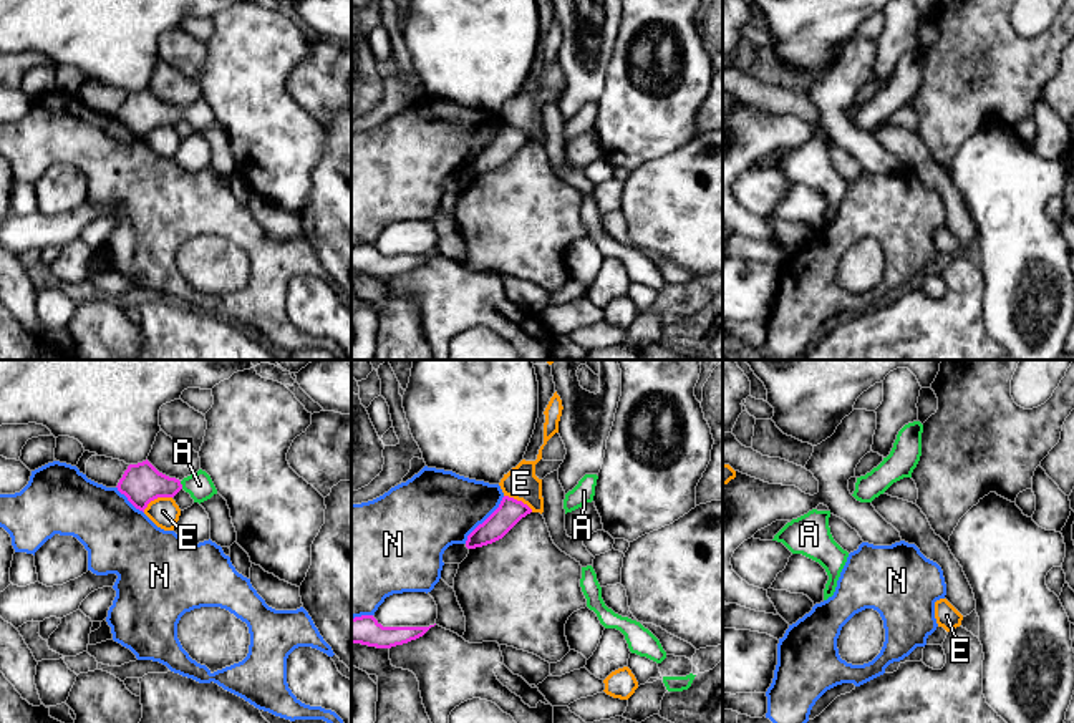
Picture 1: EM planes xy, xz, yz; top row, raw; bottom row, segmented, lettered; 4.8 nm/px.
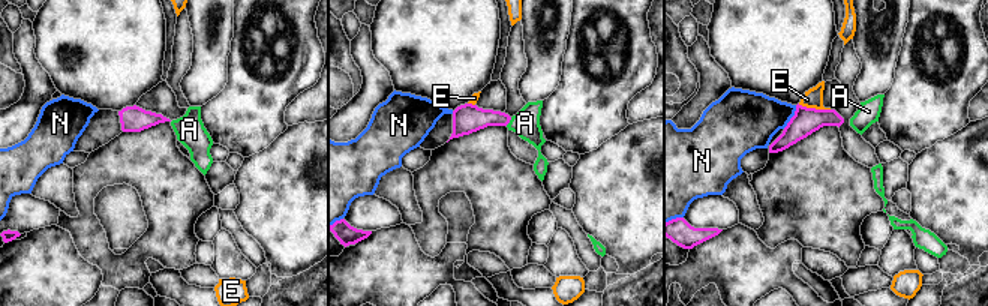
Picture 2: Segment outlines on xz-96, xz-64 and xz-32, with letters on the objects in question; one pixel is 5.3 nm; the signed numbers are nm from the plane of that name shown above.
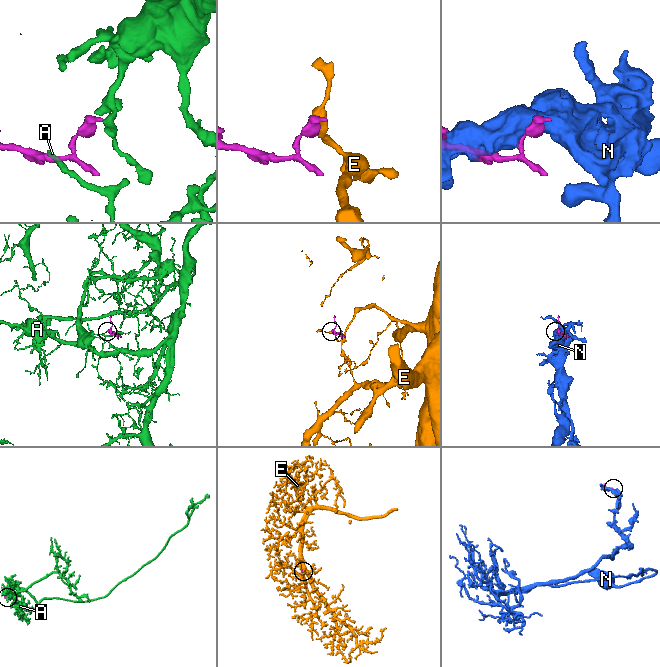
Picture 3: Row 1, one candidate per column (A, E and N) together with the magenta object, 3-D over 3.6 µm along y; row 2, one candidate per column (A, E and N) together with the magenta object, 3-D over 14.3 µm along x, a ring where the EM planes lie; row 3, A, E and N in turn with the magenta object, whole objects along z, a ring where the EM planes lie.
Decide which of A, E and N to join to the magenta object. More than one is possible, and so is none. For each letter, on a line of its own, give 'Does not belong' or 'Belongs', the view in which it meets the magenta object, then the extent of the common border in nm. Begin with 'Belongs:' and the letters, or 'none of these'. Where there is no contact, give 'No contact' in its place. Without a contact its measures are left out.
Belongs: A
A: Belongs. Touches magenta in xy. Shared border 40 nm
E: Does not belong. Touches magenta in xy. Shared border 160 nm
N: Does not belong. Touches magenta in xz. Shared border 300 nm

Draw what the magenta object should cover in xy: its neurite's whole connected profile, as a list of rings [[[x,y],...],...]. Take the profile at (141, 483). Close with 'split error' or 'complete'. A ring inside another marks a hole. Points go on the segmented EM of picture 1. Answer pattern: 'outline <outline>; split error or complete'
outline [[[148,459],[129,464],[116,488],[143,512],[151,501],[157,497],[174,497],[181,489],[189,493],[194,502],[199,504],[217,494],[217,489],[206,471],[199,469],[179,481],[159,473]]]; split error

